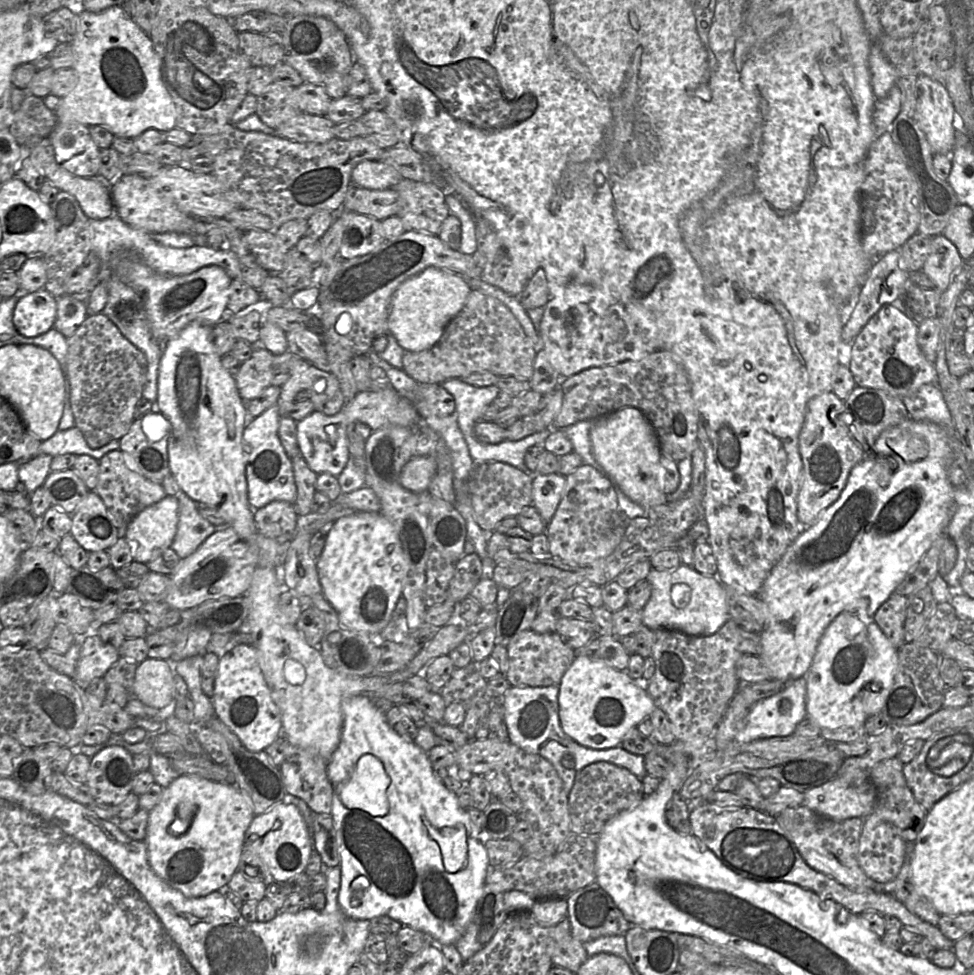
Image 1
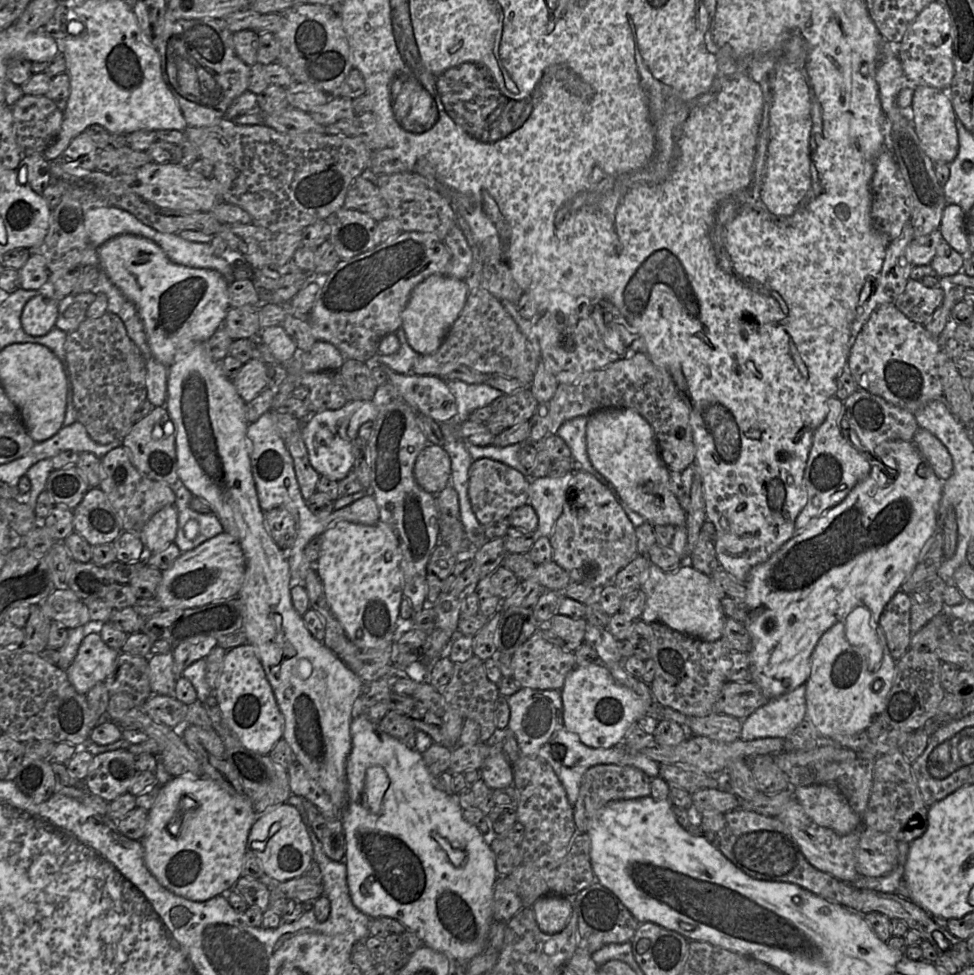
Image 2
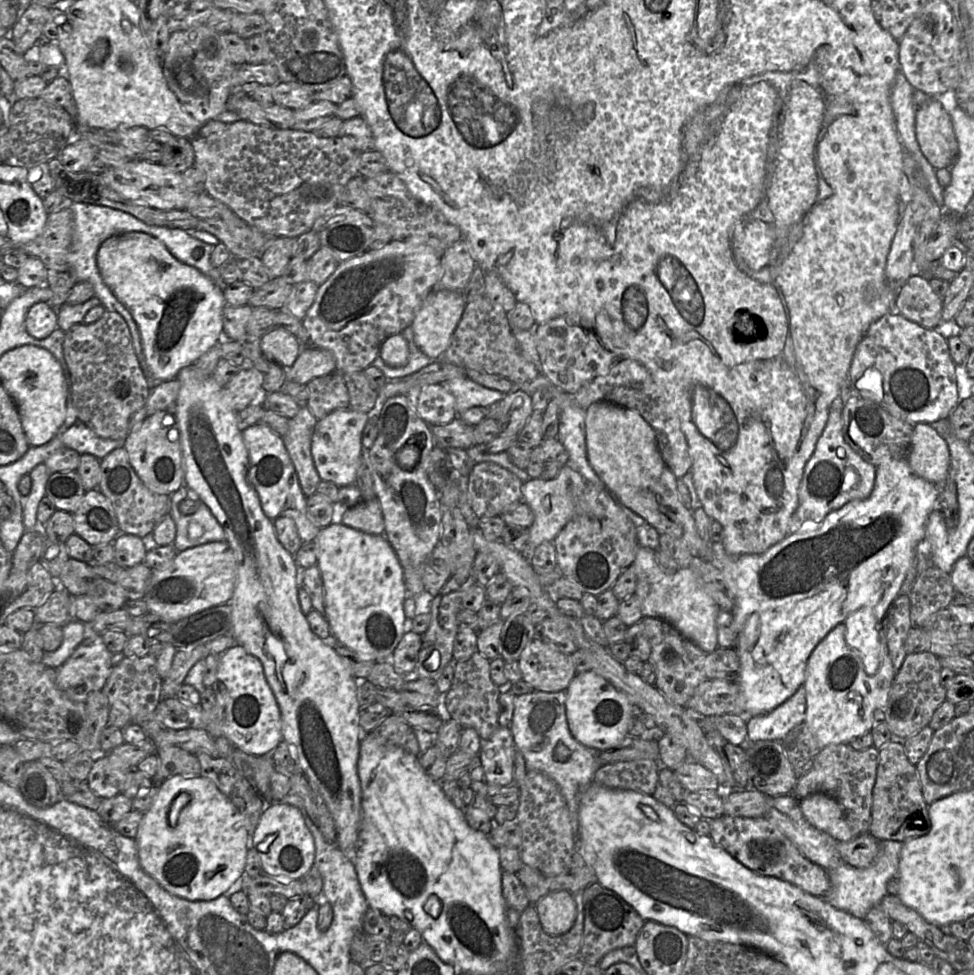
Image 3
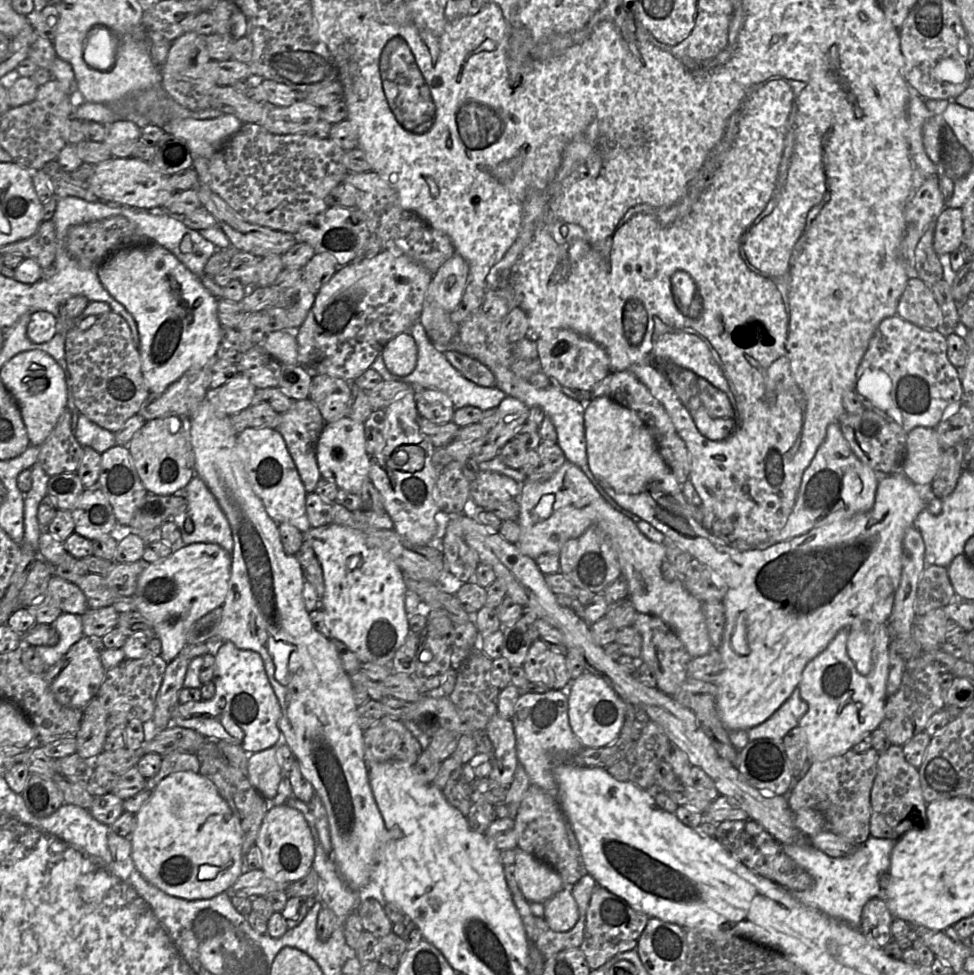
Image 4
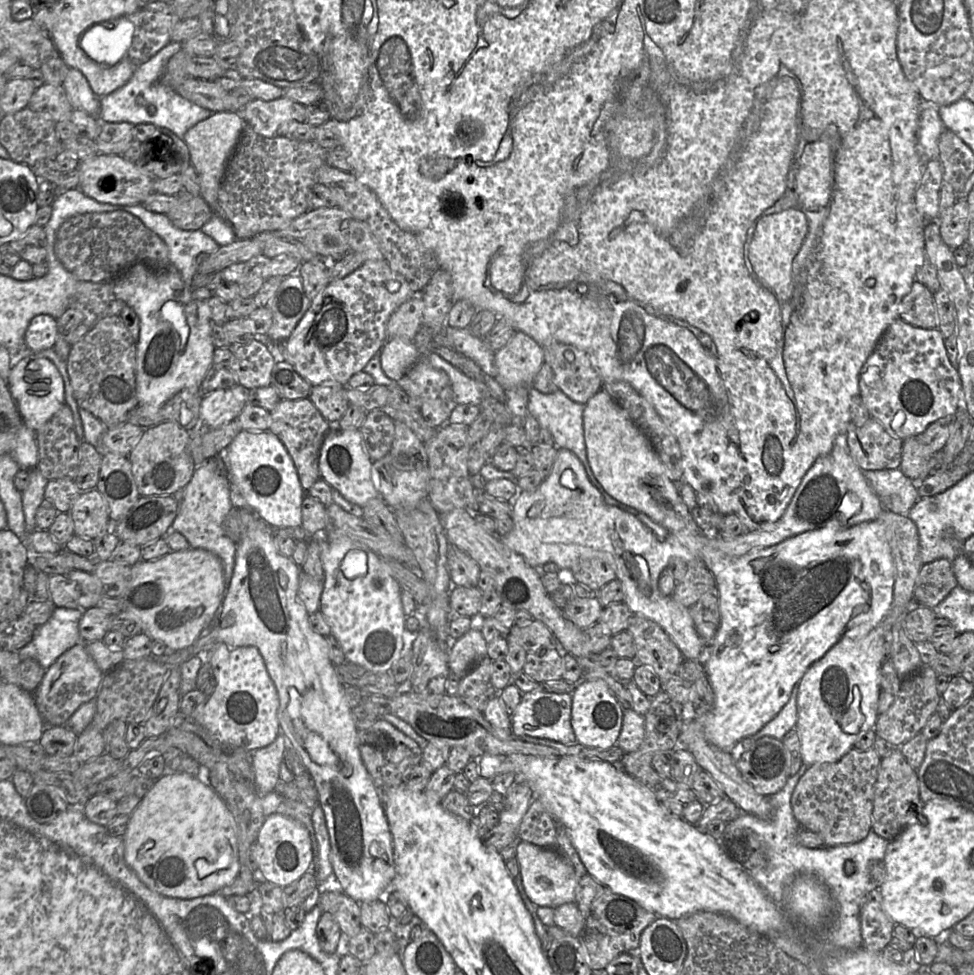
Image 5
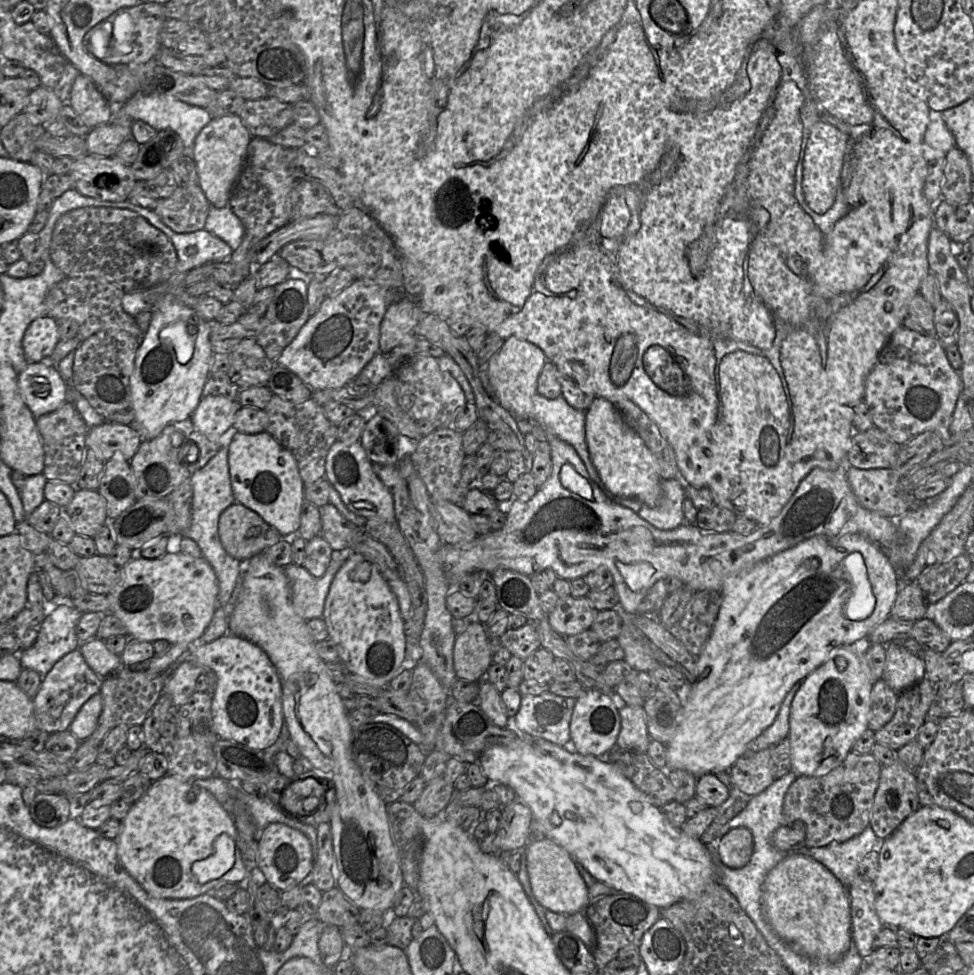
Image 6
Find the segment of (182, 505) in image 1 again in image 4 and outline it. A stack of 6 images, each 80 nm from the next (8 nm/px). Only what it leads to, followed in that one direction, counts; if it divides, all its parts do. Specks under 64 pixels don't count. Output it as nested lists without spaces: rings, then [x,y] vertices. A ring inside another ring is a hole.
[[[195,474],[185,487],[185,490],[179,490],[174,495],[186,499],[186,511],[176,514],[173,519],[171,519],[178,527],[184,544],[217,544],[231,553],[232,557],[234,541],[229,522],[205,482]]]

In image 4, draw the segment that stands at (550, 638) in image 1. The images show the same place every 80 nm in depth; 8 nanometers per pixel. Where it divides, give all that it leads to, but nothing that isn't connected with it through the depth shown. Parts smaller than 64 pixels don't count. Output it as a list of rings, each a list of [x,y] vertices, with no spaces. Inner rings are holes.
[[[540,642],[531,644],[521,667],[529,682],[544,684],[551,690],[561,690],[572,680],[565,655],[548,649]]]

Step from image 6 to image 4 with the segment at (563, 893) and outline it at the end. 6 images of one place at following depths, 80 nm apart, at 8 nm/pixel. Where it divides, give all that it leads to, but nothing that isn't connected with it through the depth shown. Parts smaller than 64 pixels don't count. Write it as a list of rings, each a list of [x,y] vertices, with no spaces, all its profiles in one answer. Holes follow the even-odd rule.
[[[518,847],[515,852],[517,882],[526,900],[544,903],[565,887],[560,875],[552,867]]]

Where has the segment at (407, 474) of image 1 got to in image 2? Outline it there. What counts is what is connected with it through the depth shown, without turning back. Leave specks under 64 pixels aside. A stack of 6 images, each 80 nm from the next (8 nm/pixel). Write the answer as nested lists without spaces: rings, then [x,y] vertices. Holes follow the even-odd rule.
[[[429,444],[417,456],[414,477],[428,493],[438,494],[451,484],[451,461],[443,447]]]

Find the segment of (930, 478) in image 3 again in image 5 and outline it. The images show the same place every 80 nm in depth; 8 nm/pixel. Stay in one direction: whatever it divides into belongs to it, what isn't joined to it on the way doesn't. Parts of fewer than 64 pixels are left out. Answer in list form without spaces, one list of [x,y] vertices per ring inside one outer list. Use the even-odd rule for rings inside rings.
[[[918,436],[903,441],[902,460],[899,469],[914,482],[922,482],[934,470],[936,460],[920,442]]]

